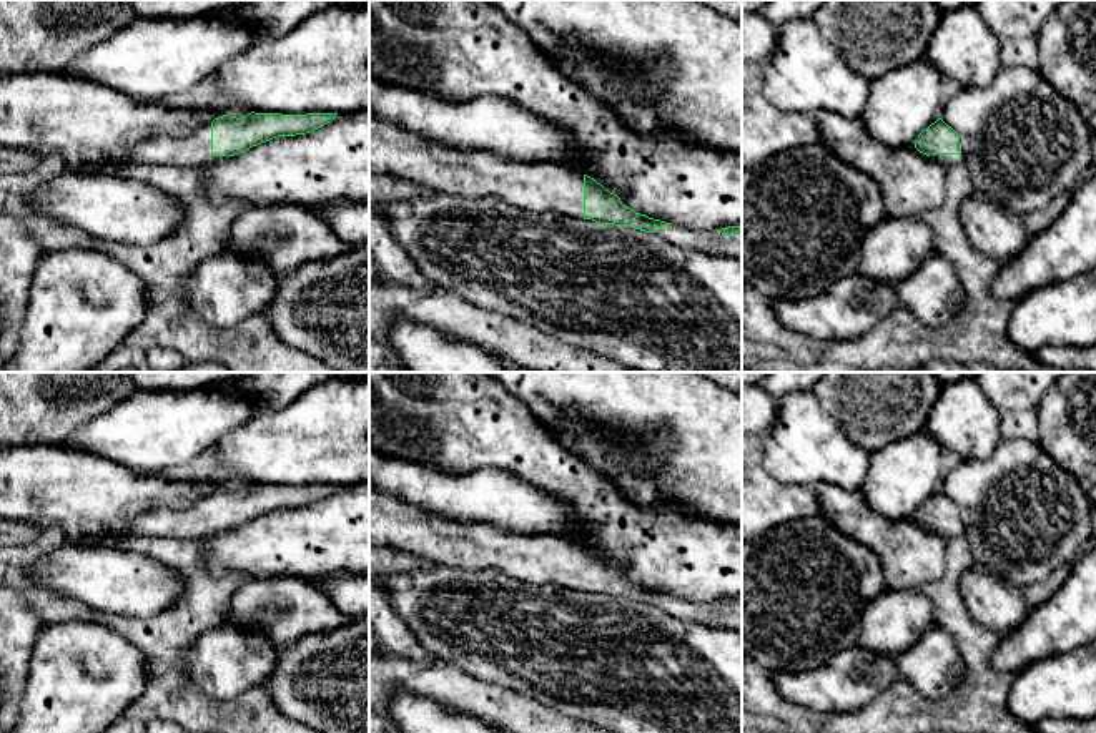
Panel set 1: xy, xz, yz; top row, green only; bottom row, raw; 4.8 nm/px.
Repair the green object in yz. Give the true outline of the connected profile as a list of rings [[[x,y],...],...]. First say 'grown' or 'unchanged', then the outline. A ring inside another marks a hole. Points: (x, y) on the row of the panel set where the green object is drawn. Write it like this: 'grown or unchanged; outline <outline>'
grown; outline [[[941,118],[923,130],[913,141],[913,146],[946,168],[965,161],[958,133]]]

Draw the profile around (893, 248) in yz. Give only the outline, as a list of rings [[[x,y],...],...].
[[[883,216],[863,239],[858,274],[896,288],[933,253],[935,234],[918,216]]]

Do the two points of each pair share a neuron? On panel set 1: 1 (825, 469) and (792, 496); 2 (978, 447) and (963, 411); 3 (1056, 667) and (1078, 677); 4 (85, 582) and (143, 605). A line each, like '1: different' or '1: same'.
1: different
2: same
3: same
4: same

